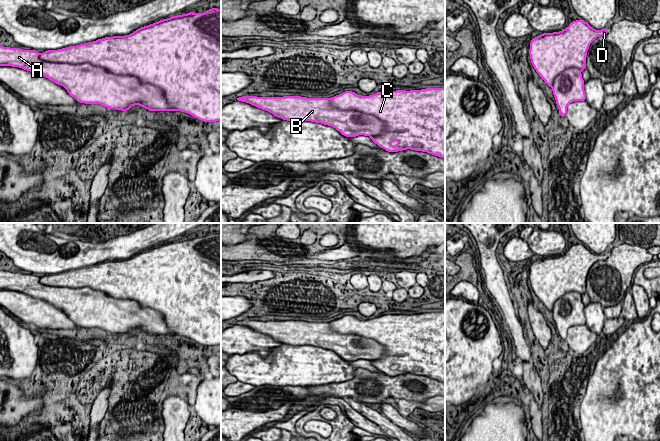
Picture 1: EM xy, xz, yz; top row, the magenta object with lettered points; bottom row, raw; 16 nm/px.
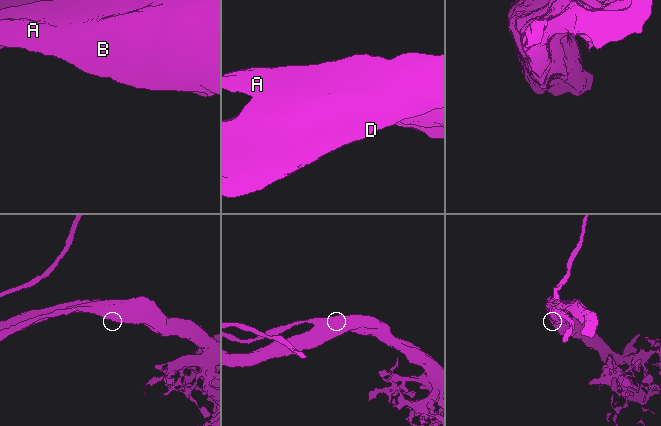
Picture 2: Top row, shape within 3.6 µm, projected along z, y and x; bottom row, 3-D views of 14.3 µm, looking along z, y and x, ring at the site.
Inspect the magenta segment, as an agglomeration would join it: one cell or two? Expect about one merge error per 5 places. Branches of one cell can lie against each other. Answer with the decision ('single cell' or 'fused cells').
single cell

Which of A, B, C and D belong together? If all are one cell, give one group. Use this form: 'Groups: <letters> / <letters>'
Groups: A B C D

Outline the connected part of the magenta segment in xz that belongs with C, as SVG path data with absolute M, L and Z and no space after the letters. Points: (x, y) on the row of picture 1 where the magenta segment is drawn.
M445 88L387 90L369 96L345 91L327 98L301 96L236 98L291 122L311 121L331 126L346 137L369 136L388 152L407 149L445 158Z

